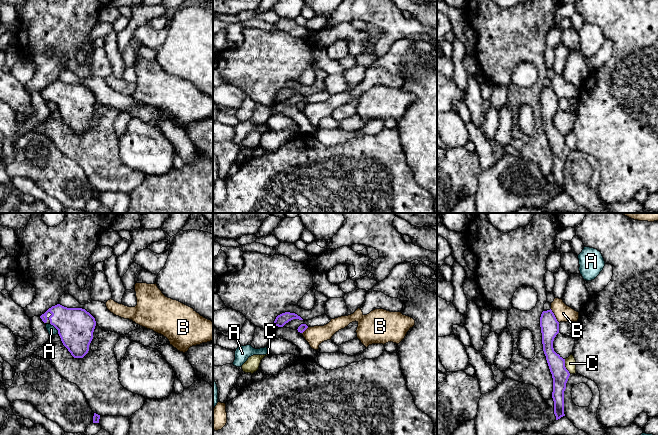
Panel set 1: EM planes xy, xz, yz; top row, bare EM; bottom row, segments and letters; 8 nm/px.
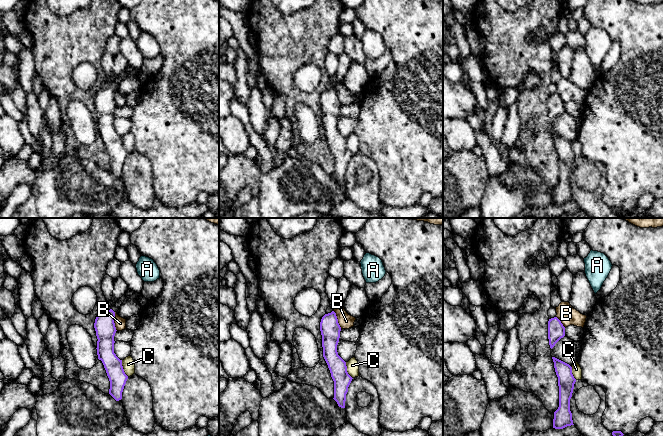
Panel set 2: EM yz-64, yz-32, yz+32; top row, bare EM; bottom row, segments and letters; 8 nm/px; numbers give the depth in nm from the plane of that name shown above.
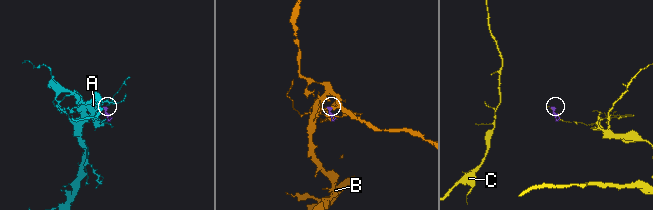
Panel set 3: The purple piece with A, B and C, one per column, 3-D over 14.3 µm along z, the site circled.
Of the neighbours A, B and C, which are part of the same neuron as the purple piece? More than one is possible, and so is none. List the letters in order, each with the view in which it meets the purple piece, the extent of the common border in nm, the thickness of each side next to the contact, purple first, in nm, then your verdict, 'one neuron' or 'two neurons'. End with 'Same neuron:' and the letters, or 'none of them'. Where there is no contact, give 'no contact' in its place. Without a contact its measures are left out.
A: meets purple in xy; contact 110 nm long; 300 nm thick on the purple side, 70 nm on the other; two neurons
B: meets purple in yz; contact 130 nm long; 150 nm thick on the purple side, 140 nm on the other; one neuron
C: meets purple in yz; contact 130 nm long; 140 nm thick on the purple side, 100 nm on the other; two neurons
Same neuron: B

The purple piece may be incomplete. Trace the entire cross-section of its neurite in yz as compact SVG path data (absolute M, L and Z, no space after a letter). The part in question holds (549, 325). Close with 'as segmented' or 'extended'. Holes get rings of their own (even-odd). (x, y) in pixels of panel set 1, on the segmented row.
M555 298L551 309L543 311L540 317L543 351L553 378L552 398L554 401L554 414L556 420L564 414L564 391L570 376L565 367L565 359L554 351L553 341L559 333L560 322L576 322L579 312L567 306L562 299Z; extended

